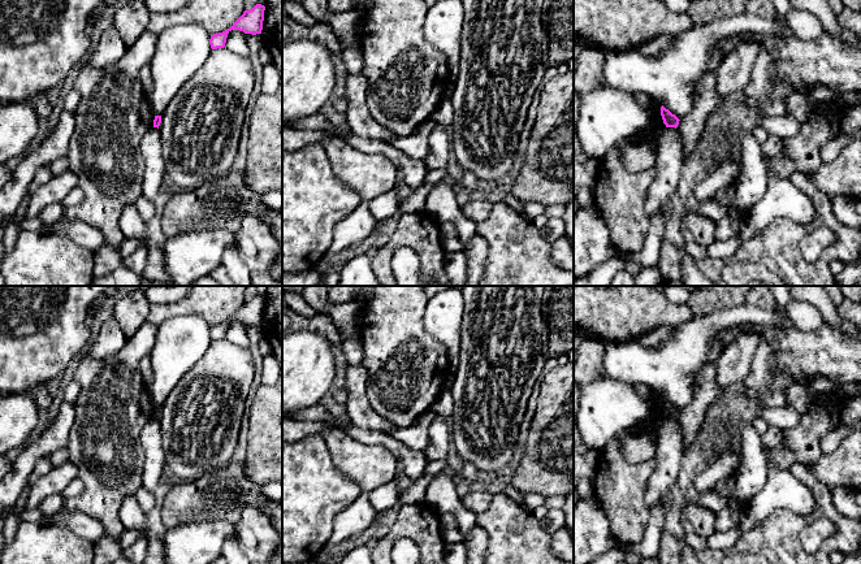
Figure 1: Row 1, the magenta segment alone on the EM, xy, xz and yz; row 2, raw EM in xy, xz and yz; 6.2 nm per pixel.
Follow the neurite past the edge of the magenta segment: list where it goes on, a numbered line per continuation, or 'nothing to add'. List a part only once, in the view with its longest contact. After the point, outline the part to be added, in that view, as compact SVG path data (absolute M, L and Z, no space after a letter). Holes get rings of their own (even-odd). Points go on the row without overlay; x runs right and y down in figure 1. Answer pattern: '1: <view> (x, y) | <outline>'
nothing to add

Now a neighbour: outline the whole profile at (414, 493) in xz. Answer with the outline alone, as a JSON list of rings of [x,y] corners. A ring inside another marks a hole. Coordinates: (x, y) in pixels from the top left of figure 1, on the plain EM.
[[[446,467],[442,472],[440,472],[436,476],[424,474],[420,480],[410,481],[408,485],[403,487],[402,494],[398,498],[401,507],[407,504],[423,506],[427,486],[440,474],[455,478],[454,469]]]

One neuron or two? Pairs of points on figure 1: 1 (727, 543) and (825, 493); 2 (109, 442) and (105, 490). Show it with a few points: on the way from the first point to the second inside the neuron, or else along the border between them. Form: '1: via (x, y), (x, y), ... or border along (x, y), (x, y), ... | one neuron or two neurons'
1: border along (744, 533), (727, 550) | two neurons
2: via (109, 454), (109, 478) | one neuron

